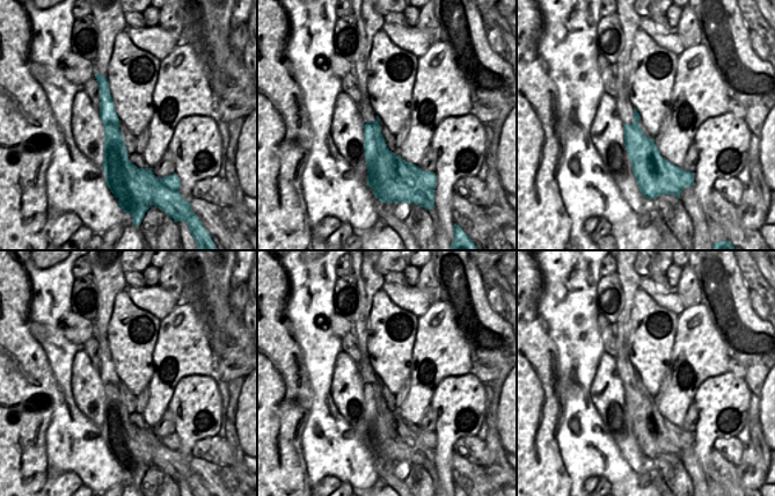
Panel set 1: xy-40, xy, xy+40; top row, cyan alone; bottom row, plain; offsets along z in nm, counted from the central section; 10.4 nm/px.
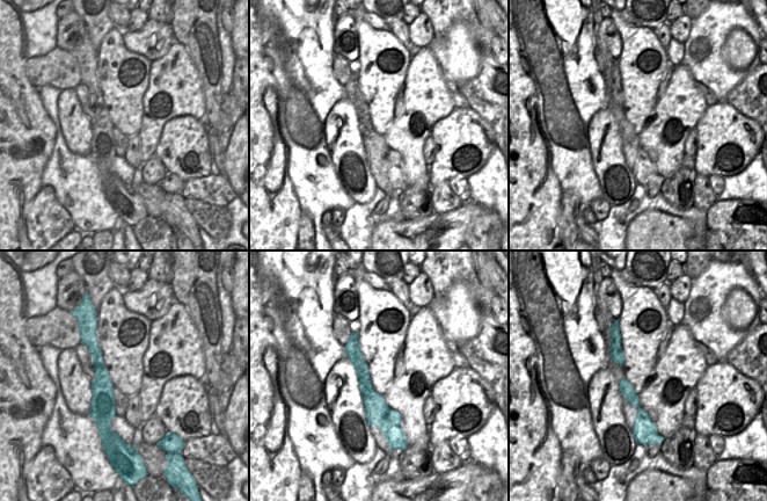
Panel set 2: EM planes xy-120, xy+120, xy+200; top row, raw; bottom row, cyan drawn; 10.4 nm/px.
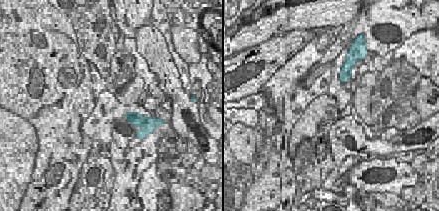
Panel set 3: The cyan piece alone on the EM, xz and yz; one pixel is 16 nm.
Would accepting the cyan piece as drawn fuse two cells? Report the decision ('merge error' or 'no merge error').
merge error

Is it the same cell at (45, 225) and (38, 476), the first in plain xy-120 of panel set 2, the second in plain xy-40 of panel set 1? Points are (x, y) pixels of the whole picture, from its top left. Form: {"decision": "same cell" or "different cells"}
{"decision": "different cells"}

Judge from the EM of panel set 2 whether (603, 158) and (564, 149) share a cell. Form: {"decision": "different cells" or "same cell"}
{"decision": "different cells"}

